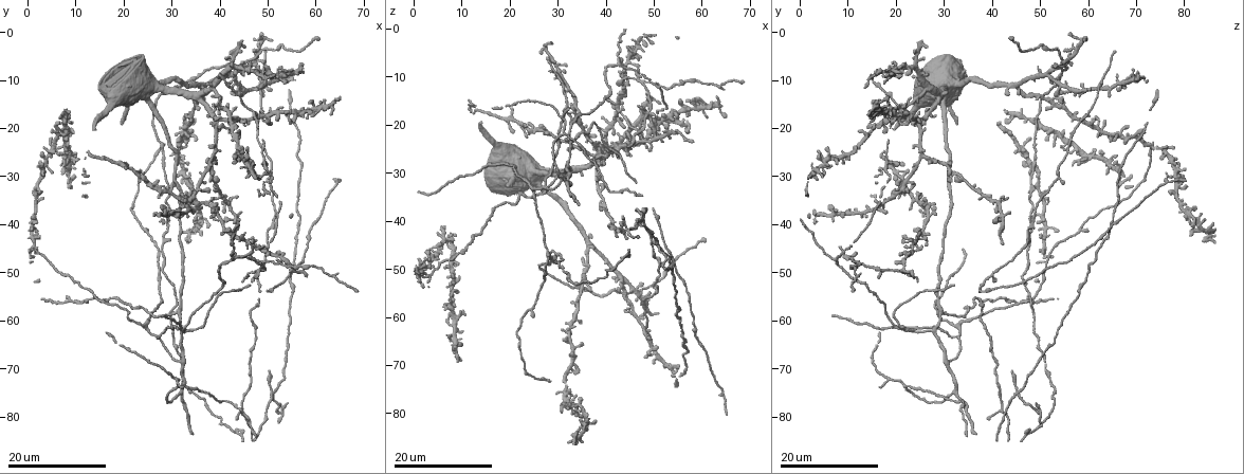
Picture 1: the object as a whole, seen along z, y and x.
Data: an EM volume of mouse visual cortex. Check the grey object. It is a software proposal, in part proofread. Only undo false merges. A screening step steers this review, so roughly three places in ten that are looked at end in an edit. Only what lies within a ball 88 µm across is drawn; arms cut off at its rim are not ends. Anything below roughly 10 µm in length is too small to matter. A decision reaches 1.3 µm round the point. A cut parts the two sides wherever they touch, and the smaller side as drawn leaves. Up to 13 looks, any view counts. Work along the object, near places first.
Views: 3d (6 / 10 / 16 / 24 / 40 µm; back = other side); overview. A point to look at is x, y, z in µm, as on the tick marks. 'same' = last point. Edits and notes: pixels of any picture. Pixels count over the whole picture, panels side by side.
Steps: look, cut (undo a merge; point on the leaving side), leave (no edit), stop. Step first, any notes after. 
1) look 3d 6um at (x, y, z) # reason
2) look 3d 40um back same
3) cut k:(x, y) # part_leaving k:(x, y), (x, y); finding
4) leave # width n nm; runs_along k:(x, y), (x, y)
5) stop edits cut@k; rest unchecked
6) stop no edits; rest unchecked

look 3d 24um at (24.5, 61.0, 32.5) # three arms meet

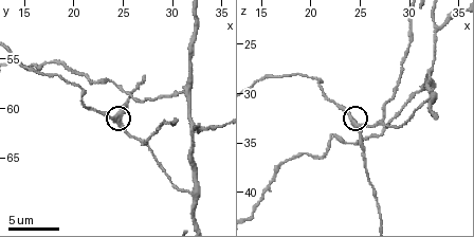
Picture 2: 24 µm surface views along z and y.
look 3d 10um at (24.2, 60.8, 32.8)

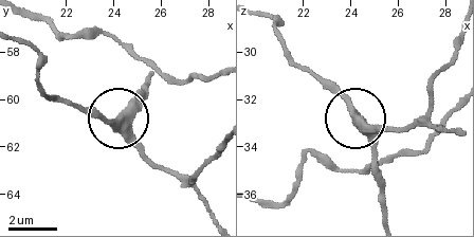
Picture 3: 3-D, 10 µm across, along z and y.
leave # runs_along 3:(216, 218), (200, 194), (151, 158), (127, 121), (74, 105); continuous, no second neuron

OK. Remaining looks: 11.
look 3d 16um at (44.5, 77.5, 41.5) # side arm on a straight run

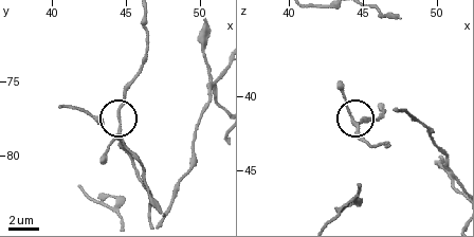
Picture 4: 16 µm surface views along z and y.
look 3d 10um same # closer look

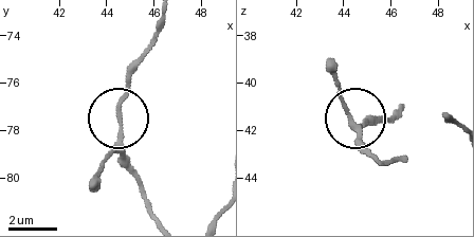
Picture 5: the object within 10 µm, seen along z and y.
leave # width 170 nm; runs_along 5:(162, 17), (119, 113), (119, 150), (129, 166); one neuron here

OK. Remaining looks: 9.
look 3d 24um at (51.0, 75.5, 45.5) # four arms meet

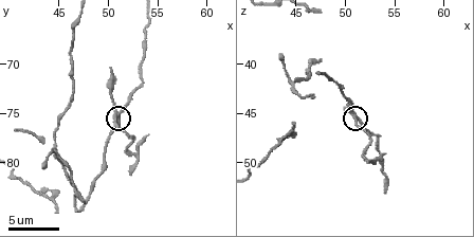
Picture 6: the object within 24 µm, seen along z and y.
look 3d 10um at (51.2, 75.4, 45.2)

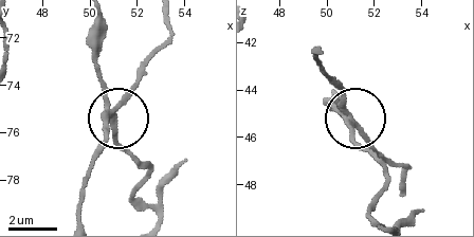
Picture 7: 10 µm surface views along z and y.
cut 7:(98, 77) # width 210 nm; part_leaving 7:(112, 111), (114, 133), (148, 169), (142, 204), (183, 160); a second neuron is stuck on

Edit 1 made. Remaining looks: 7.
look overview

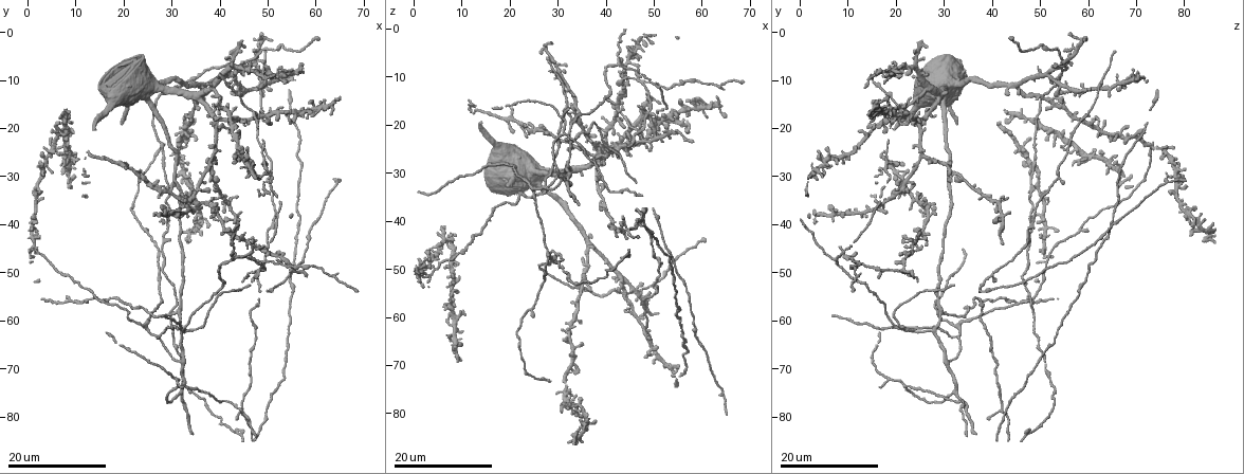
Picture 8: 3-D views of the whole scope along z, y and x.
look 3d 24um at (32.0, 68.0, 30.5) # arms part here

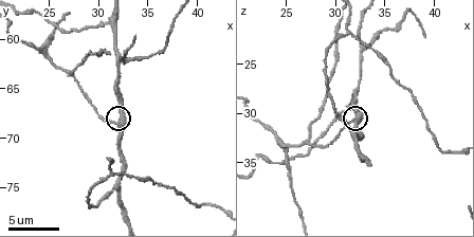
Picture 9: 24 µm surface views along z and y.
look 3d 10um same

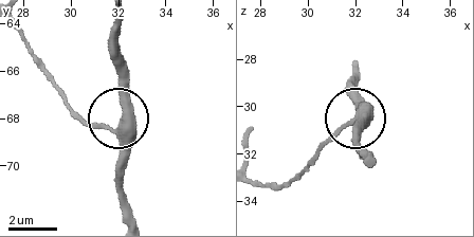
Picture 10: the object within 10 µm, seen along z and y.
leave # arms 3; runs_along 10:(119, 17), (124, 108), (119, 179); one neuron here

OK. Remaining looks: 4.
look 3d 24um at (46.5, 46.0, 9.0) # four or more arms meet

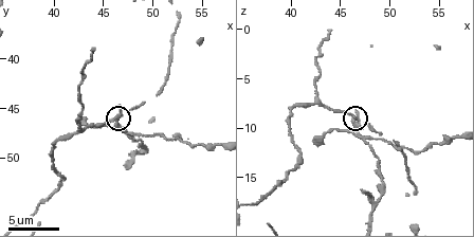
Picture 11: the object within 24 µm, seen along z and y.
look 3d 6um at (46.2, 46.0, 9.2)

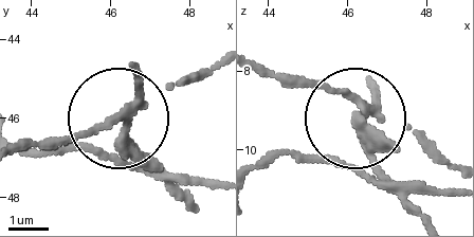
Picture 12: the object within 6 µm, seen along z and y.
look 3d 6um back at (46.40, 46.05, 9.10)

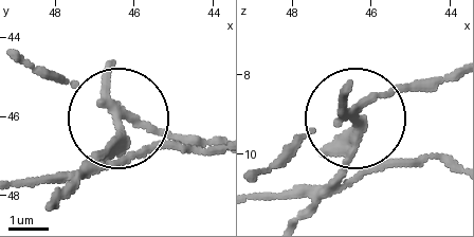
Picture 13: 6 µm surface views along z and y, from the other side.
cut 13:(108, 61) # arms 4; part_leaving 13:(127, 123), (80, 166), (19, 180); two neurons meet here

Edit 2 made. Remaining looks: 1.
look 3d 10um at (42.8, 47.2, 7.2) # three arms meet

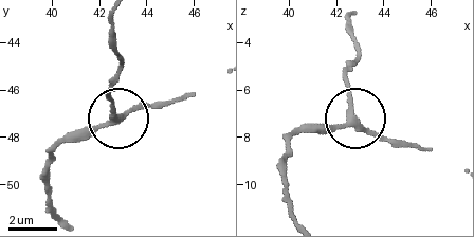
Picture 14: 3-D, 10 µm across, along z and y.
leave # width 230 nm; runs_along 14:(293, 215), (289, 142), (348, 124), (348, 65); all the same neuron

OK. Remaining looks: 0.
stop edits cut@7, cut@13; rest unchecked

